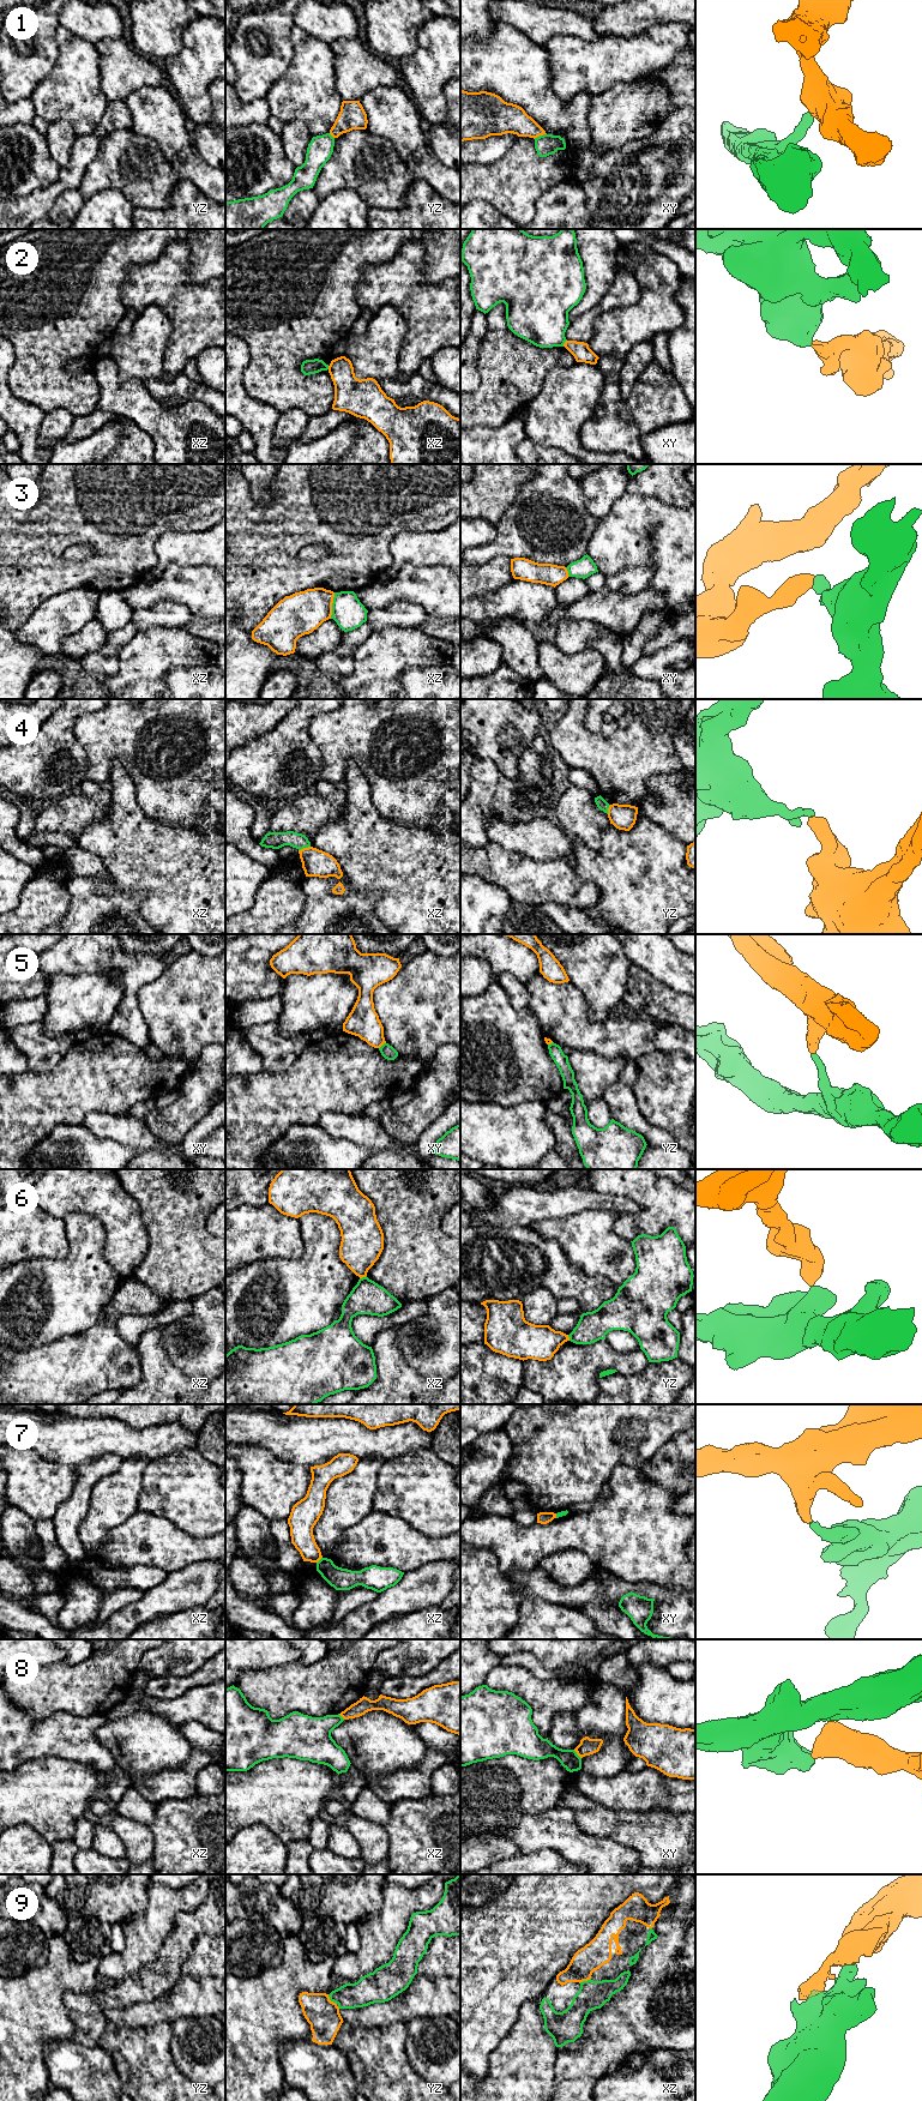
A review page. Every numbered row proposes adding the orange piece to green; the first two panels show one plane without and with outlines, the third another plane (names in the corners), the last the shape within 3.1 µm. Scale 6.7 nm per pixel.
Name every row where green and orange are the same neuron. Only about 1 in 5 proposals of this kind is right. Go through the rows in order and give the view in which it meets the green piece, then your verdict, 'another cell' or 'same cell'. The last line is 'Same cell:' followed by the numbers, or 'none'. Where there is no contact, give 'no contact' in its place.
1: meets green in xy; another cell
2: meets green in xy; another cell
3: meets green in xz; another cell
4: meets green in xz; another cell
5: meets green in xy; another cell
6: meets green in xz; another cell
7: meets green in xz; another cell
8: meets green in xy; another cell
9: meets green in yz; same cell
Same cell: 9

